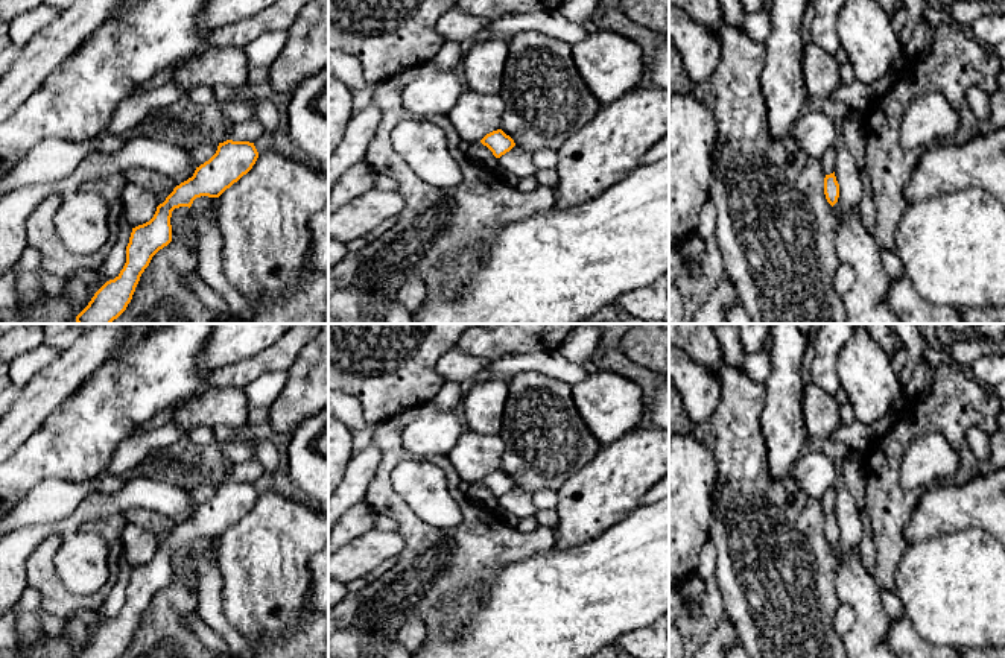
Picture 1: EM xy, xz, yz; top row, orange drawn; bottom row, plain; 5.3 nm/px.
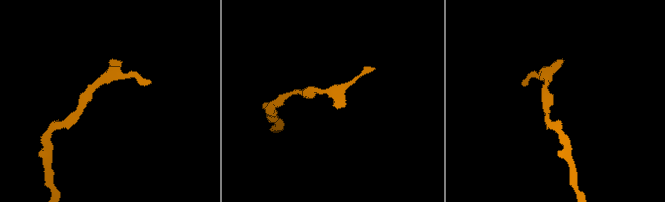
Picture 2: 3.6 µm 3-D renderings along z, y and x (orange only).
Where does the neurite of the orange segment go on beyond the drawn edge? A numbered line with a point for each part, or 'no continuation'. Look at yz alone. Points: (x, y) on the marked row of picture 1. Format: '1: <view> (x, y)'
no continuation

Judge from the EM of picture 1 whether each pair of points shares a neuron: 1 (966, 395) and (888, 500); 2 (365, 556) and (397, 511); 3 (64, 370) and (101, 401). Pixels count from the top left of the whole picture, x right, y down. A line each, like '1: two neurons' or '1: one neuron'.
1: one neuron
2: two neurons
3: two neurons

